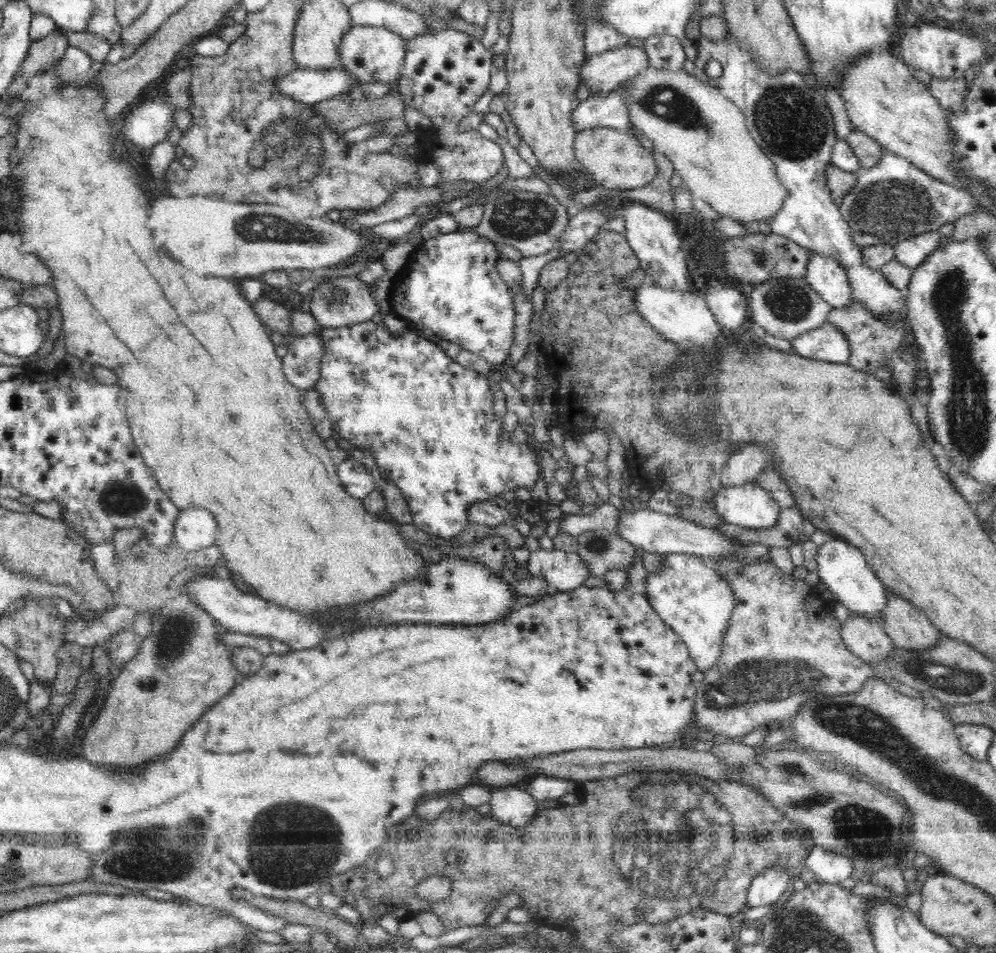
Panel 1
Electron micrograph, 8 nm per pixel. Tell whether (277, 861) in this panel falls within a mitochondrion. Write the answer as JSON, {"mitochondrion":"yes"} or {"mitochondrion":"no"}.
{"mitochondrion":"yes"}

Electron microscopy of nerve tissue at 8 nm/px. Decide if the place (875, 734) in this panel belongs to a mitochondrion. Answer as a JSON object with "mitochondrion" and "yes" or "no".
{"mitochondrion":"yes"}

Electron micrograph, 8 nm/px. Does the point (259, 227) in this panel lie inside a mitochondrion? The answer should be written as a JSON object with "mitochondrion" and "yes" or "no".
{"mitochondrion":"yes"}

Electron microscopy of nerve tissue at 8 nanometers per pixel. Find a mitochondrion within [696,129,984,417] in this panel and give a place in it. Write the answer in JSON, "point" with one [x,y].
{"point":[888,209]}

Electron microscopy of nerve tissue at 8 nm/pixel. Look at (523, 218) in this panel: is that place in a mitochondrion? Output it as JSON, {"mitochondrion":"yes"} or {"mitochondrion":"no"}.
{"mitochondrion":"yes"}

